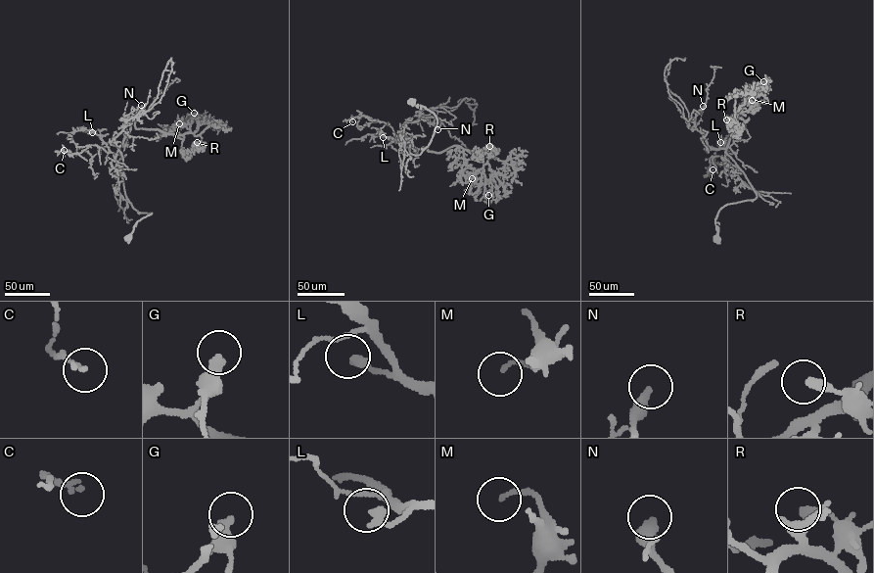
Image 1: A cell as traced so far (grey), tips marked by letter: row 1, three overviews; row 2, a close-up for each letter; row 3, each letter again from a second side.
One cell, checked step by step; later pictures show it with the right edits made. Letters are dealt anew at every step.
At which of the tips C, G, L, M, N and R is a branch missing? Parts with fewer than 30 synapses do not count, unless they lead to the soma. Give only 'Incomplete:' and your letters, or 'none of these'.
Incomplete: N

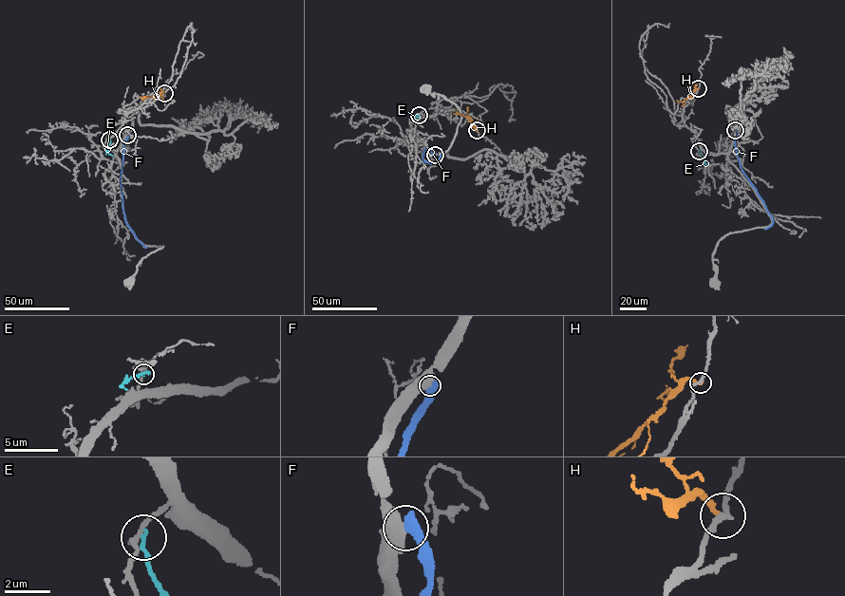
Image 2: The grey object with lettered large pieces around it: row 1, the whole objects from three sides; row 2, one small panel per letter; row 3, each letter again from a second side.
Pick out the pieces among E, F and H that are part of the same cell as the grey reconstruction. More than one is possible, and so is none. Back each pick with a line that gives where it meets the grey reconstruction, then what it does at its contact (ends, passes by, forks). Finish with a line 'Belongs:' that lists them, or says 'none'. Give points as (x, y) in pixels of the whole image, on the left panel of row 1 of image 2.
Belongs: none

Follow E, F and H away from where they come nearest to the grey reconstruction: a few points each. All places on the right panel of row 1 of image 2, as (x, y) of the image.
E: (700, 151), (705, 164)
F: (735, 130), (735, 147), (741, 170), (772, 216), (773, 224), (765, 229)
H: (698, 89), (685, 102)

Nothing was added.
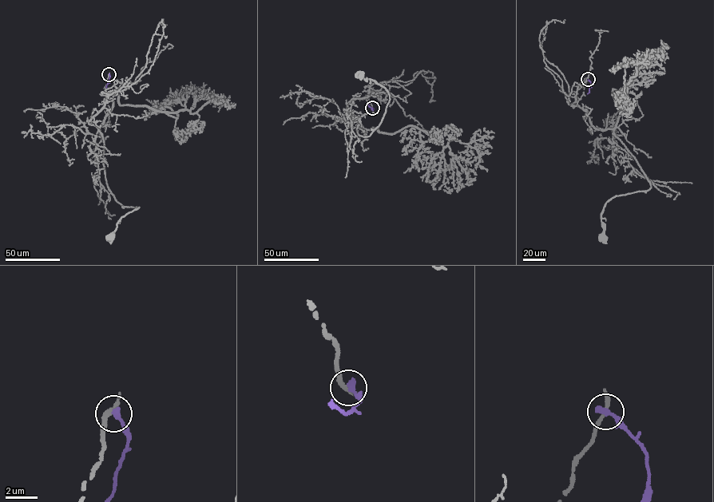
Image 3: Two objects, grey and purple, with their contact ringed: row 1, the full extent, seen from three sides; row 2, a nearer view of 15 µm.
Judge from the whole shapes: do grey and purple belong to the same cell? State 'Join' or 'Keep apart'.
Keep apart

